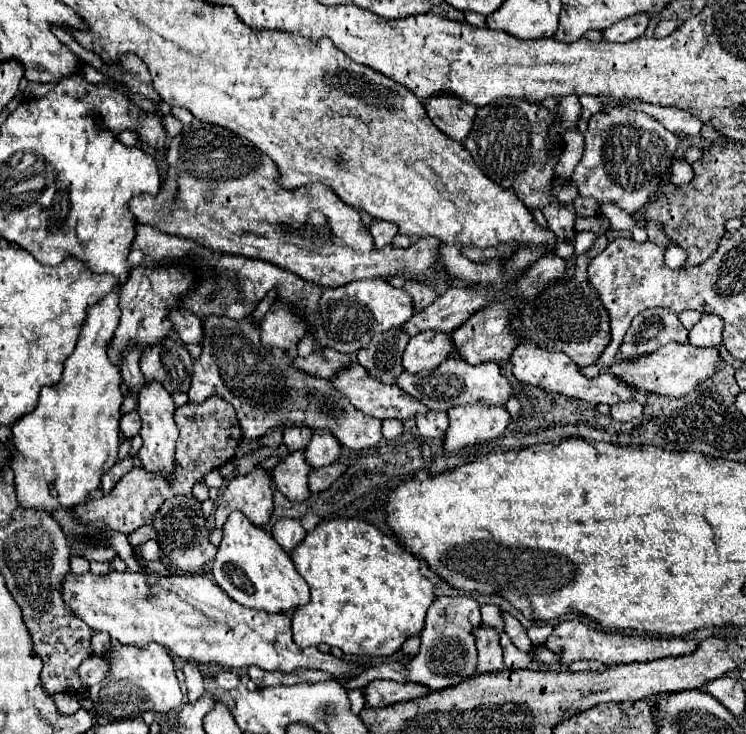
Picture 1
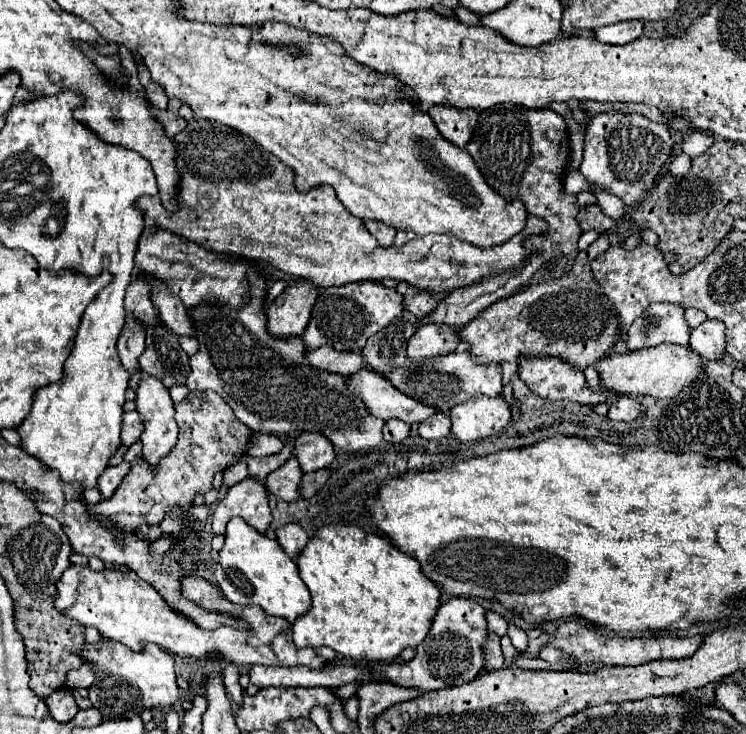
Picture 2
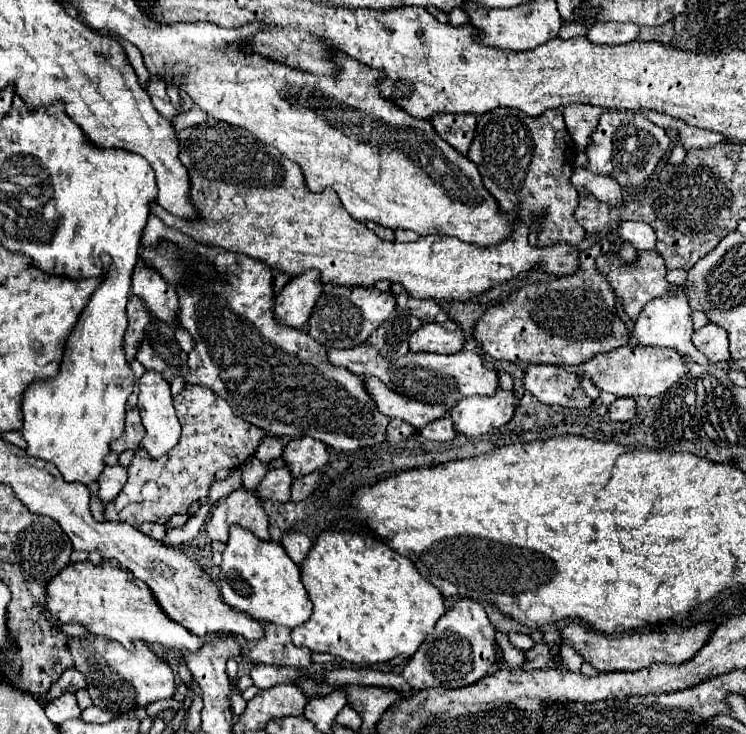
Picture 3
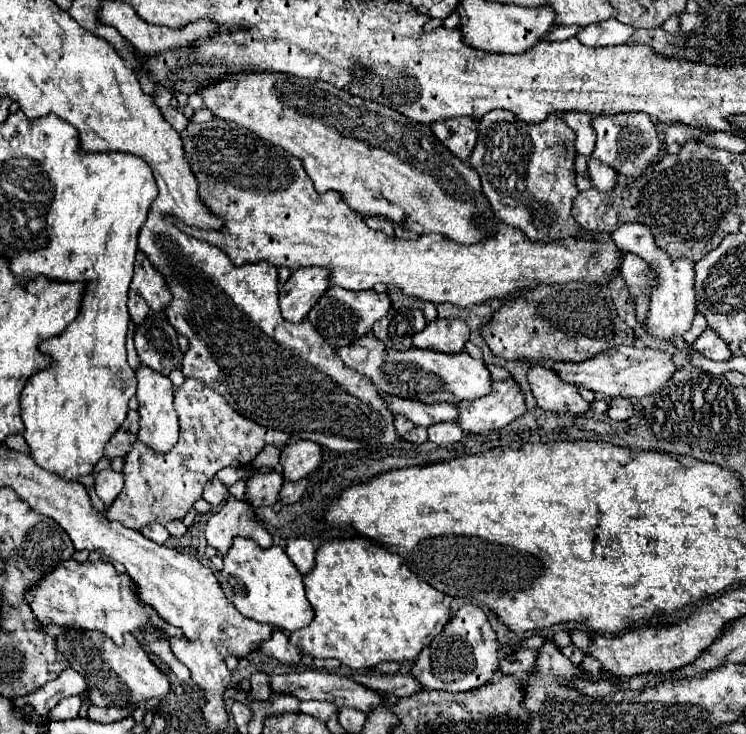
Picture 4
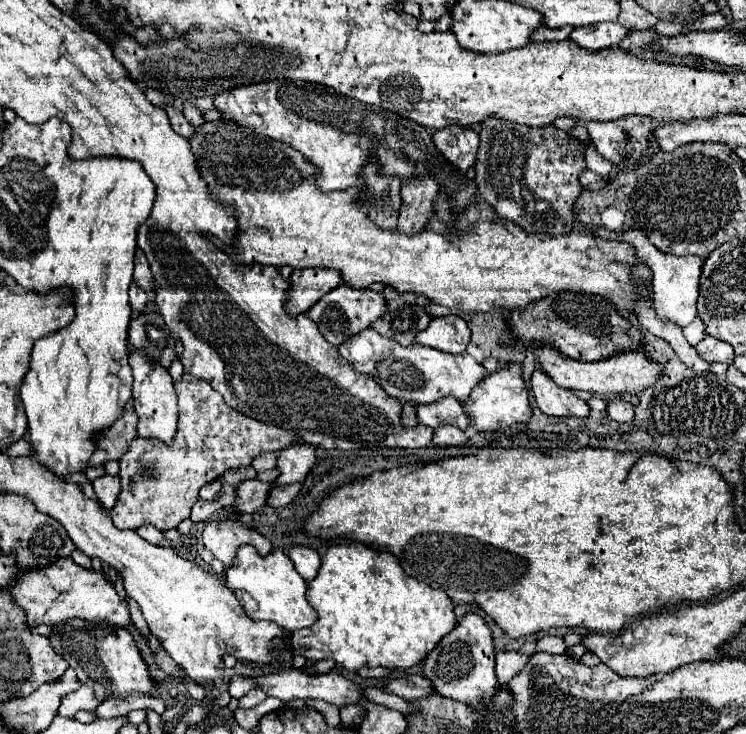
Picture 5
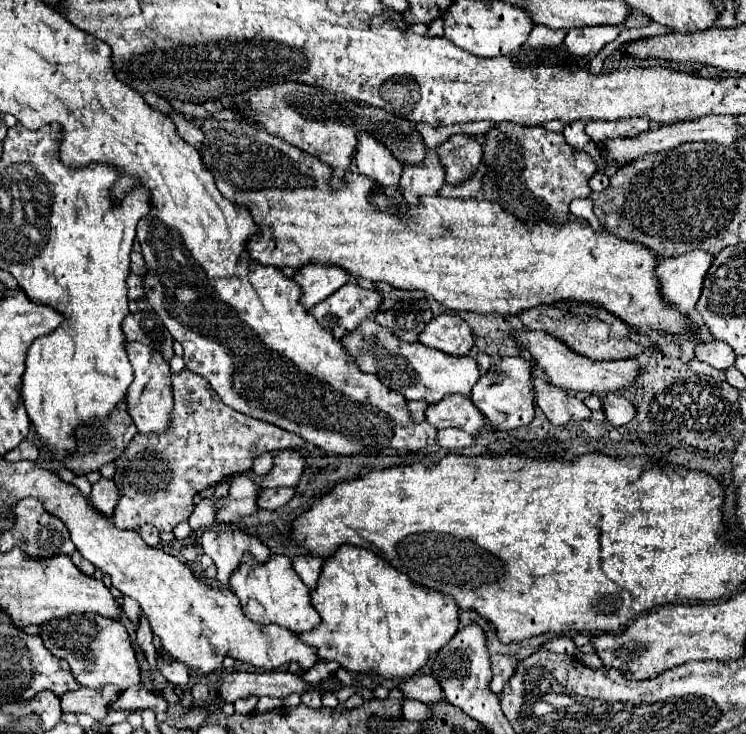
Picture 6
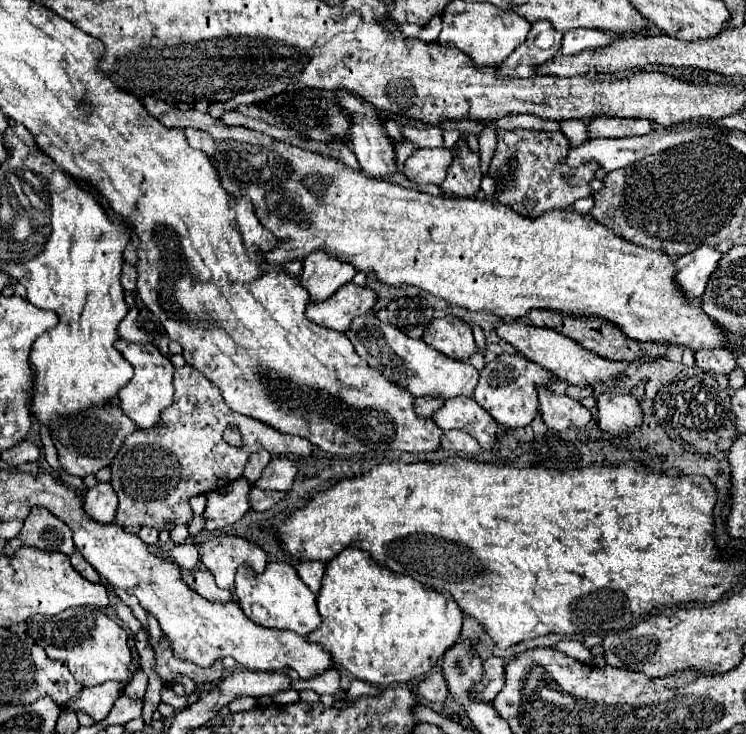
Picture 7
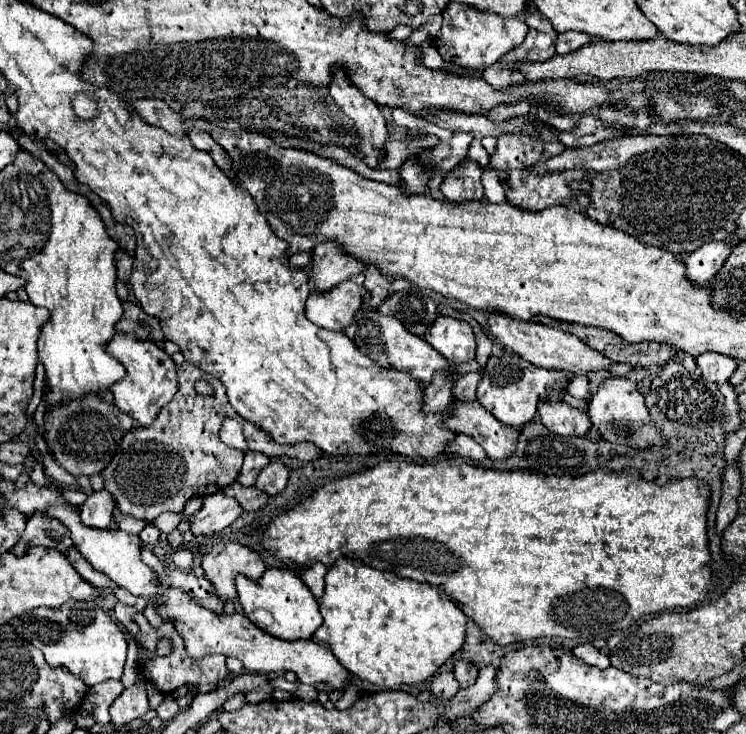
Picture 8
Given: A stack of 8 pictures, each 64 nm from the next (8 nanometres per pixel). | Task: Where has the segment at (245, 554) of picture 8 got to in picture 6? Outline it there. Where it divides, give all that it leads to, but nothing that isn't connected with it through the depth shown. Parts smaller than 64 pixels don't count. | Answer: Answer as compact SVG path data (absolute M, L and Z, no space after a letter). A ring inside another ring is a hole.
M206 530L200 538L200 548L206 556L212 558L216 566L216 582L220 586L228 586L232 572L240 566L244 554L252 554L260 564L270 558L270 550L250 534L244 532L216 532Z

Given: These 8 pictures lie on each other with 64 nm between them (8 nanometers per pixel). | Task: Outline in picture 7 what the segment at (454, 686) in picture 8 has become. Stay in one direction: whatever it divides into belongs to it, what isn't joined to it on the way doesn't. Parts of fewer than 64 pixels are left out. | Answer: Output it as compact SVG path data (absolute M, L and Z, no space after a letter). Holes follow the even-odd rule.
M430 672L426 680L416 682L414 694L418 694L426 702L444 702L450 696L448 684L442 672Z

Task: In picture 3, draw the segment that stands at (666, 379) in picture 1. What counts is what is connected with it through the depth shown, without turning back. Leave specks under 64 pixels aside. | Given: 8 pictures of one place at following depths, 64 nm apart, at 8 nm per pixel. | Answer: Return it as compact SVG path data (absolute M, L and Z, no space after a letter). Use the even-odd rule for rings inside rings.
M620 346L606 354L596 354L592 360L580 366L566 366L568 372L578 378L588 378L598 390L614 396L638 398L638 396L660 396L666 394L686 372L686 358L672 348L650 348L650 346Z

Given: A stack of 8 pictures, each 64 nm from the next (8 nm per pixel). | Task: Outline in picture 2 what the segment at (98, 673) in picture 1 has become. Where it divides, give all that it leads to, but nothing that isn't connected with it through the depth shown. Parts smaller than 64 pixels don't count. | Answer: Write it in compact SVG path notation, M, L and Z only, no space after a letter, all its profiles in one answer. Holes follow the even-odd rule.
M82 664L80 668L68 672L64 686L66 686L68 690L74 690L74 688L90 688L92 682L94 682L92 666L90 666L90 664Z

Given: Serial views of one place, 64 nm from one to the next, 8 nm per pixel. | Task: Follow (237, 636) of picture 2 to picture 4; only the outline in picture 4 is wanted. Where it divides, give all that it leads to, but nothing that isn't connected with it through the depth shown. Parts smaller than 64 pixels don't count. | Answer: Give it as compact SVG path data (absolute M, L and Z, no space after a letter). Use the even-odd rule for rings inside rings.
M64 560L58 564L52 572L48 572L40 582L34 584L32 590L24 594L24 600L32 608L34 618L40 624L56 624L56 626L72 626L78 624L88 630L100 630L106 636L110 636L116 644L124 642L126 632L134 630L144 630L144 626L156 628L164 636L180 636L176 628L162 624L162 620L152 614L152 608L142 606L134 592L132 592L132 582L128 576L120 574L114 570L110 562L86 562L78 564L76 560ZM274 630L272 638L266 640L264 646L260 646L260 652L268 654L280 662L286 662L286 664L298 664L302 658L300 650L288 642L288 638L282 630Z

